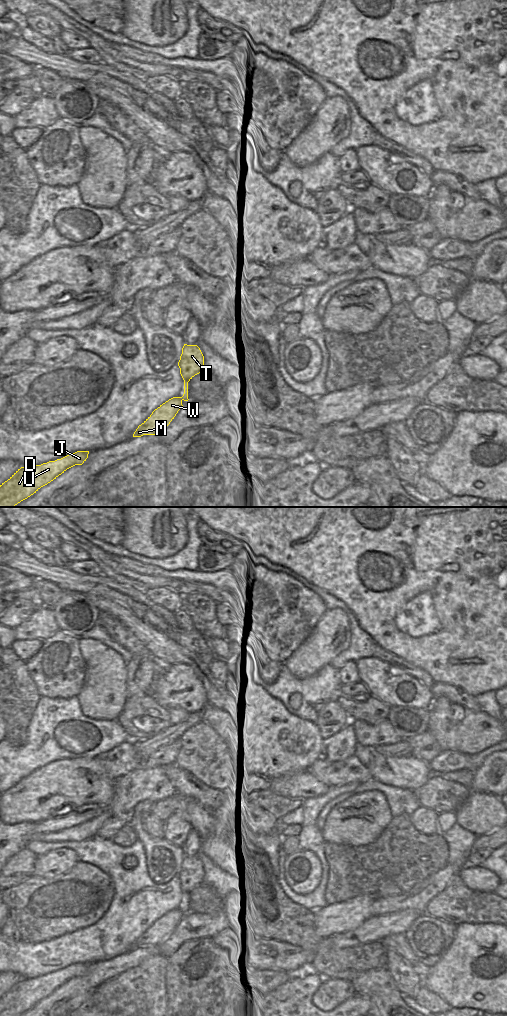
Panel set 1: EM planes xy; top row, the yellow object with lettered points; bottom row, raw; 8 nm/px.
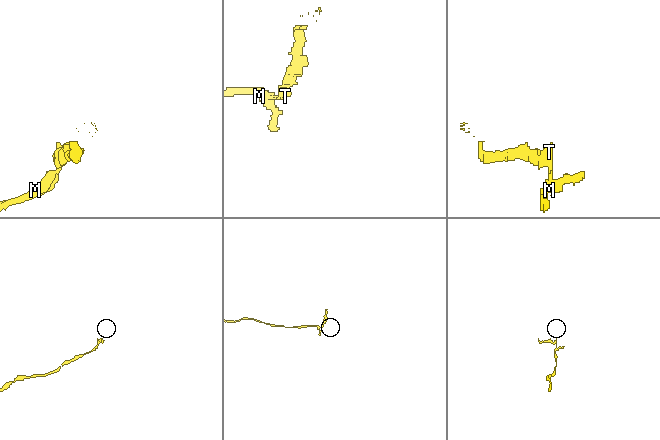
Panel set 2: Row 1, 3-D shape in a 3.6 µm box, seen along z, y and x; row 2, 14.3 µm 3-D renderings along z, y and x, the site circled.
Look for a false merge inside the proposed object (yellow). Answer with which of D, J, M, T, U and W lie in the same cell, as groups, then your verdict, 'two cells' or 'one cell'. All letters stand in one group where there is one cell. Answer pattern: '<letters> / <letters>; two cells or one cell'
D J M U W / T; two cells

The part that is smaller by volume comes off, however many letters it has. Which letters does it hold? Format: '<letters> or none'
T

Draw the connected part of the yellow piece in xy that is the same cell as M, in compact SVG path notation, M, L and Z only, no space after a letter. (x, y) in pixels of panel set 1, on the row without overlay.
M173 909L155 921L152 926L138 938L133 949L157 947L174 931L182 917L182 909Z

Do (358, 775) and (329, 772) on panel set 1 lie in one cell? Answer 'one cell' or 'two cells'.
one cell

